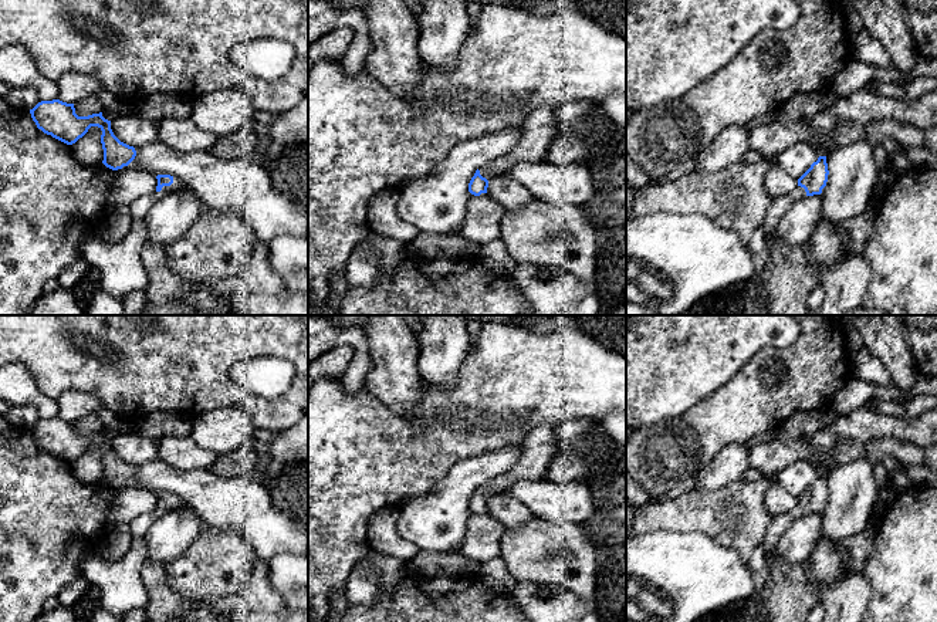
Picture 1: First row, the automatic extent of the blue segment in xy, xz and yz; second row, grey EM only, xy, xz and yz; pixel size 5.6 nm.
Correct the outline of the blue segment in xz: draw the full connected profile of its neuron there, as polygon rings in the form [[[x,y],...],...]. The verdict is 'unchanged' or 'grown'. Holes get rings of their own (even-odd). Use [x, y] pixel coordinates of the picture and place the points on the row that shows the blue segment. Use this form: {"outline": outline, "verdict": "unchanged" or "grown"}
{"outline": [[[542,107],[530,112],[520,126],[520,141],[513,151],[487,162],[476,170],[468,183],[474,196],[487,193],[488,180],[507,173],[513,166],[524,162],[545,162],[557,132],[555,108]]], "verdict": "grown"}

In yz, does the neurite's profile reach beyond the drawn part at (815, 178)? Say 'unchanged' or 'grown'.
grown

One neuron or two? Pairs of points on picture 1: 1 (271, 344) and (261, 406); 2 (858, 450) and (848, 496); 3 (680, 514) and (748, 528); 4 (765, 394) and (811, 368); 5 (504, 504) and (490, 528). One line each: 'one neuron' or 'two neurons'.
1: one neuron
2: two neurons
3: one neuron
4: one neuron
5: two neurons

